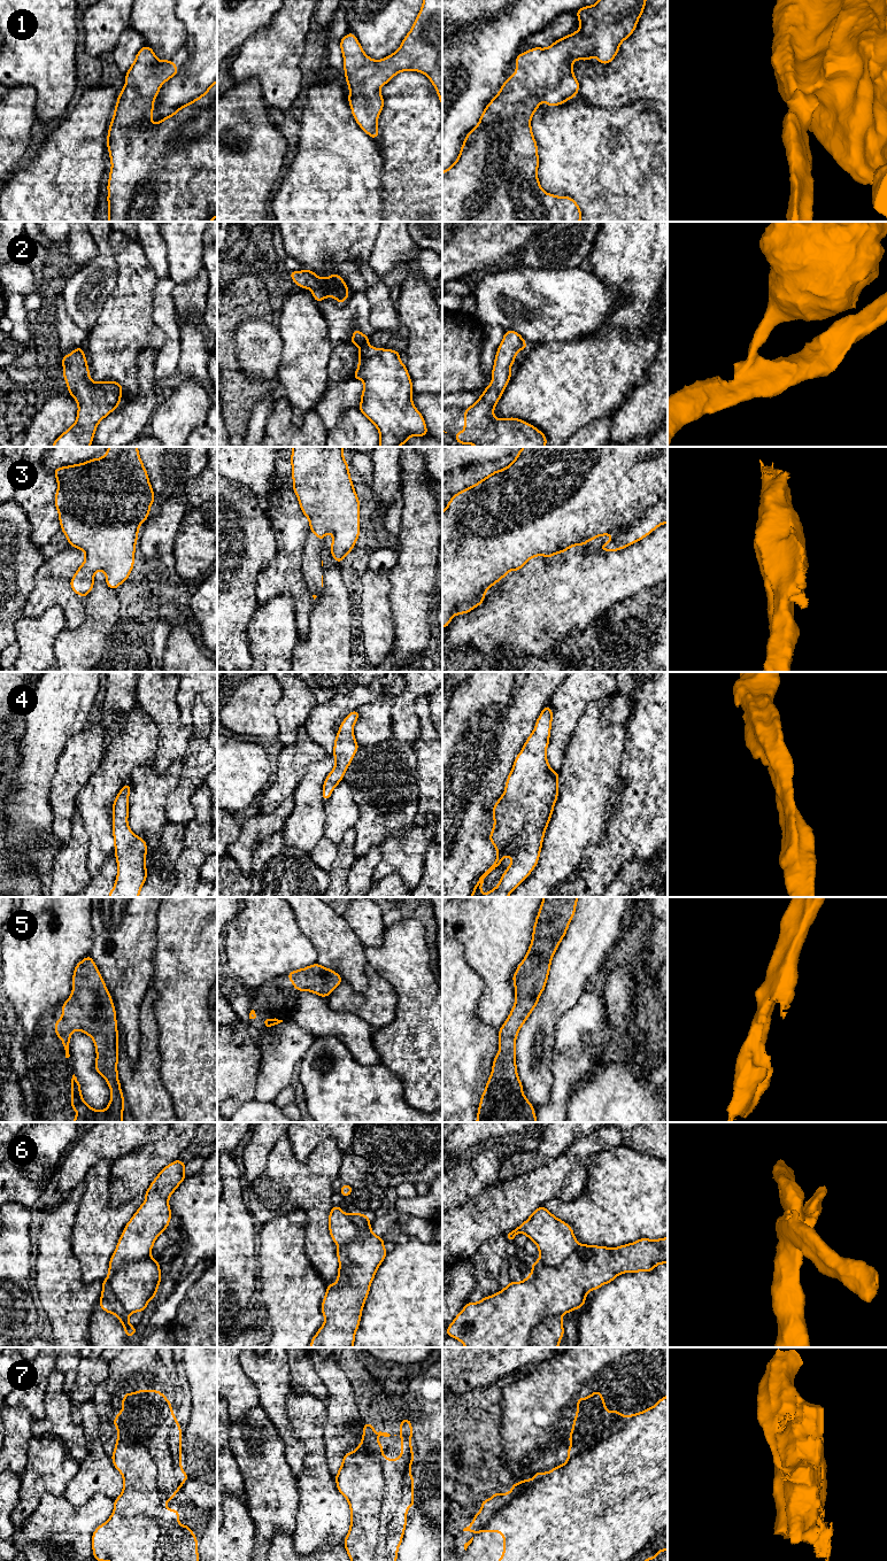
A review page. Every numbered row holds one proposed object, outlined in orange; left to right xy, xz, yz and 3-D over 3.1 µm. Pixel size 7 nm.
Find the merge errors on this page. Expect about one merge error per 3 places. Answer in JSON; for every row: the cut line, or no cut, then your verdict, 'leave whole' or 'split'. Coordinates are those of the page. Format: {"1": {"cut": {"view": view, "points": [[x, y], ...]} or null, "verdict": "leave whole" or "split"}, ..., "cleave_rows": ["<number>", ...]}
{"1": {"cut": null, "verdict": "leave whole"}, "2": {"cut": null, "verdict": "leave whole"}, "3": {"cut": null, "verdict": "leave whole"}, "4": {"cut": null, "verdict": "leave whole"}, "5": {"cut": null, "verdict": "leave whole"}, "6": {"cut": {"view": "xy", "points": [[149, 1256], [122, 1264], [109, 1276], [109, 1288], [128, 1313]]}, "verdict": "split"}, "7": {"cut": null, "verdict": "leave whole"}, "cleave_rows": ["6"]}

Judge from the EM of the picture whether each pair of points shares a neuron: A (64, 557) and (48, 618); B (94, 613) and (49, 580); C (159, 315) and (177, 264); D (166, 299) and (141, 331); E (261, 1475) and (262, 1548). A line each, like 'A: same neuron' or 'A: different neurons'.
A: different neurons
B: different neurons
C: different neurons
D: different neurons
E: same neuron

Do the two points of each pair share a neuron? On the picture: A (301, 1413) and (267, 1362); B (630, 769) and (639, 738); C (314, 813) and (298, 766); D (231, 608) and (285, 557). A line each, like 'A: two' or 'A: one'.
A: two
B: one
C: two
D: two

